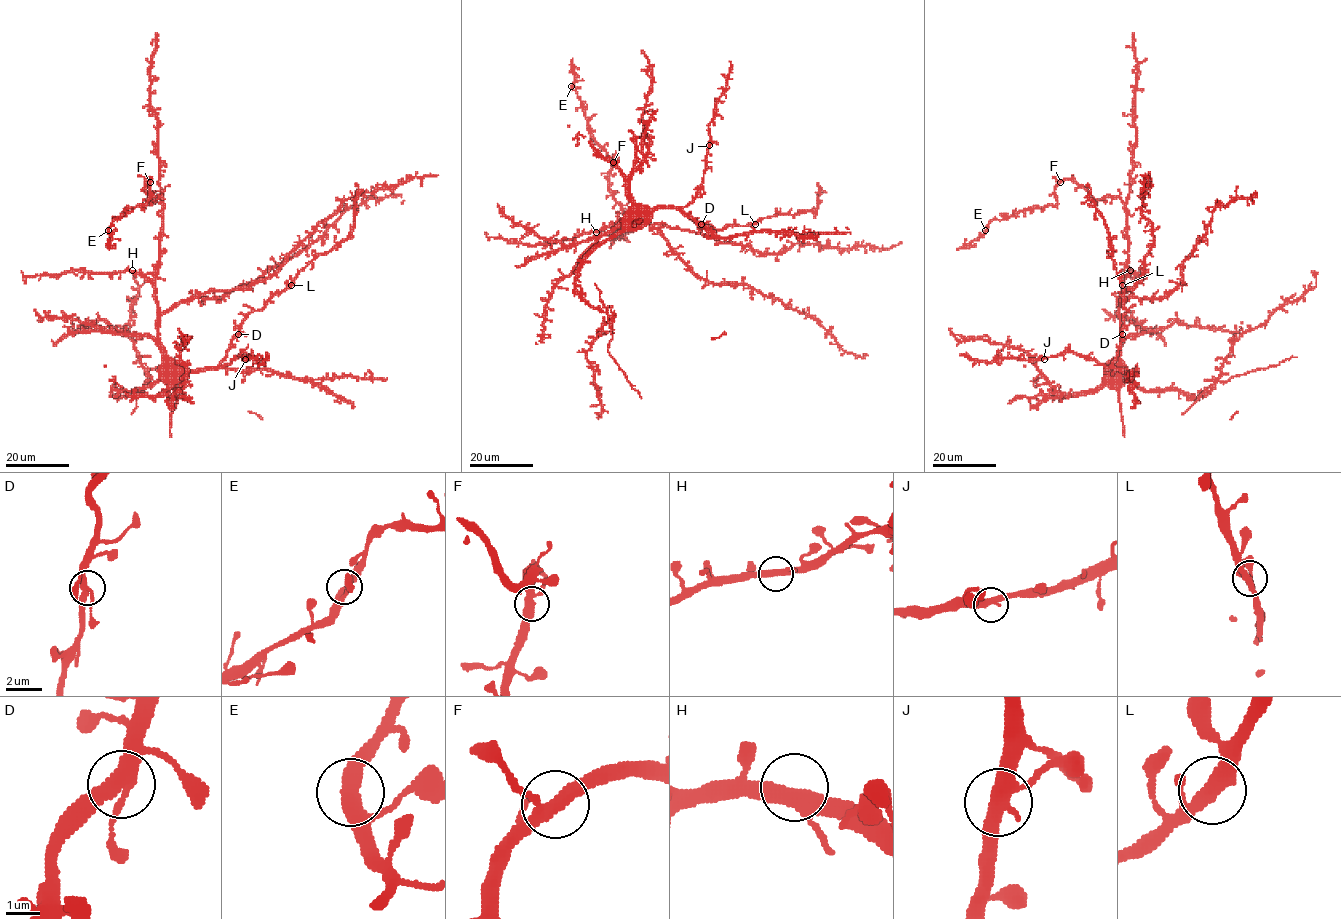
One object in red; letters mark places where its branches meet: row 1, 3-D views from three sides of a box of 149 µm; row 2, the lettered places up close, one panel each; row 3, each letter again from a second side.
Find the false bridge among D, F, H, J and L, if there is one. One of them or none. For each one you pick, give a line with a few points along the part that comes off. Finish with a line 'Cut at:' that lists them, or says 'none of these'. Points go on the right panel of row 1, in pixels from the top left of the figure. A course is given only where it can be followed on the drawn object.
Cut at: none of these

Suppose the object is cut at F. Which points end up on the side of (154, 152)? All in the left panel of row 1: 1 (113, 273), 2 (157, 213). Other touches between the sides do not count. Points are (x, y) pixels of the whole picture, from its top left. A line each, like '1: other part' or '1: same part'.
1: same part
2: same part

